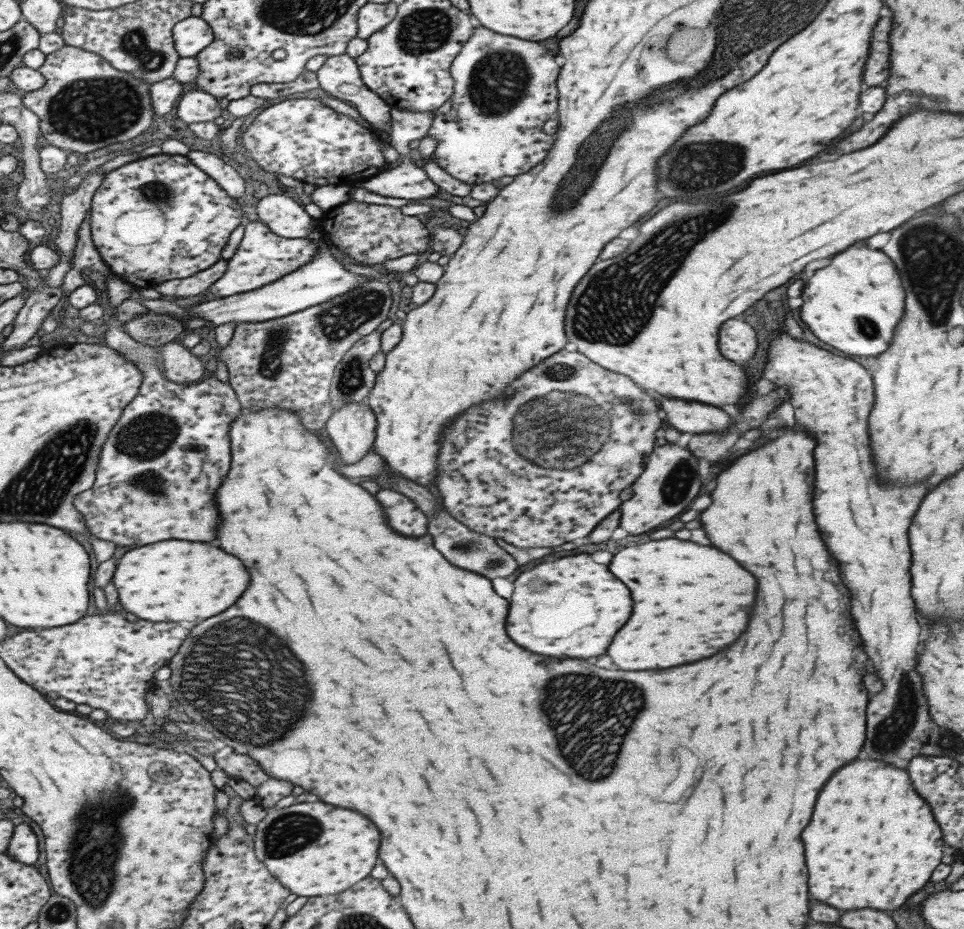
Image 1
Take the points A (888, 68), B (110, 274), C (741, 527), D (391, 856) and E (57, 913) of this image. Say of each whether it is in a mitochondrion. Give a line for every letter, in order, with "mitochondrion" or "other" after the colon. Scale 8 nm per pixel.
A: other
B: other
C: other
D: other
E: mitochondrion

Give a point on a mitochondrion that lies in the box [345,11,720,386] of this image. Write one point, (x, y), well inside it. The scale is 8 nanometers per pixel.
(499, 80)

